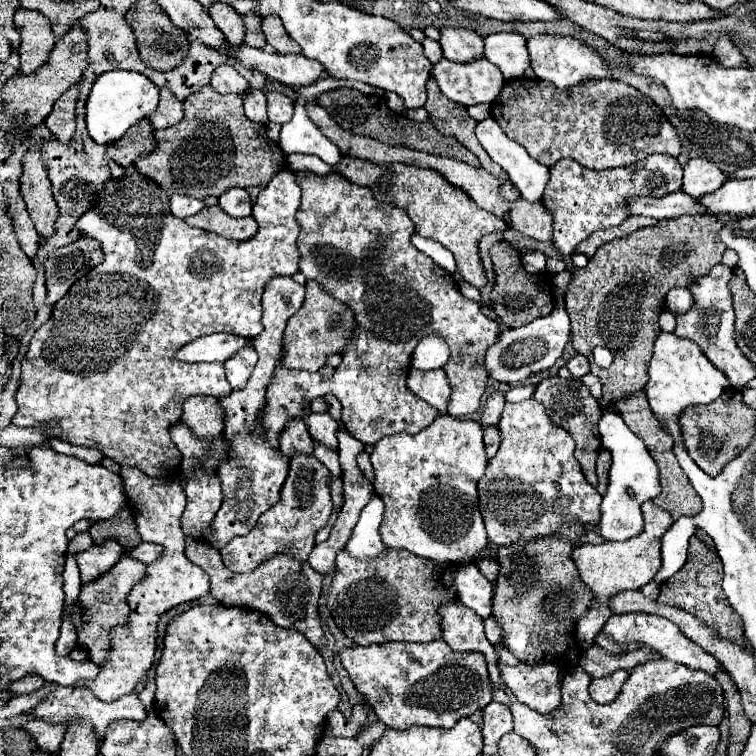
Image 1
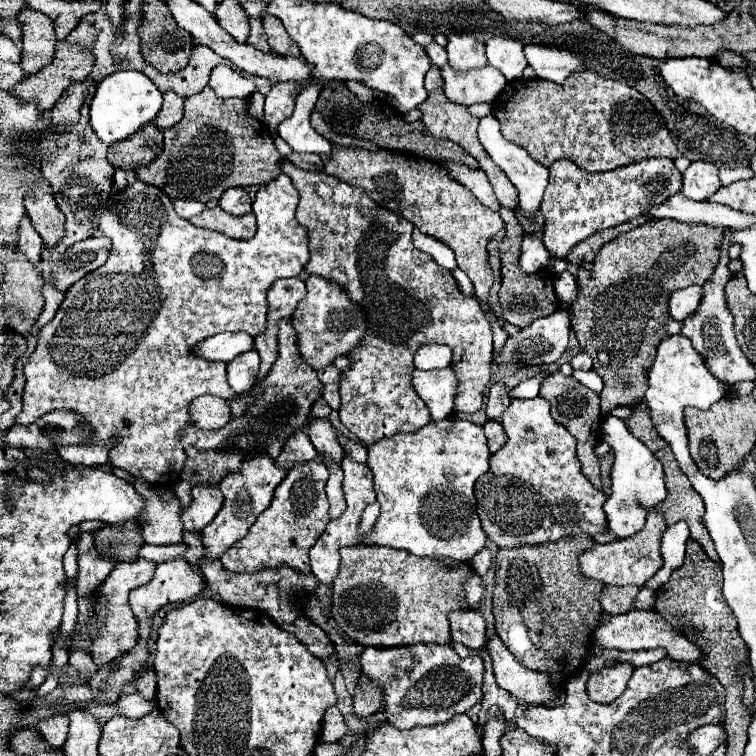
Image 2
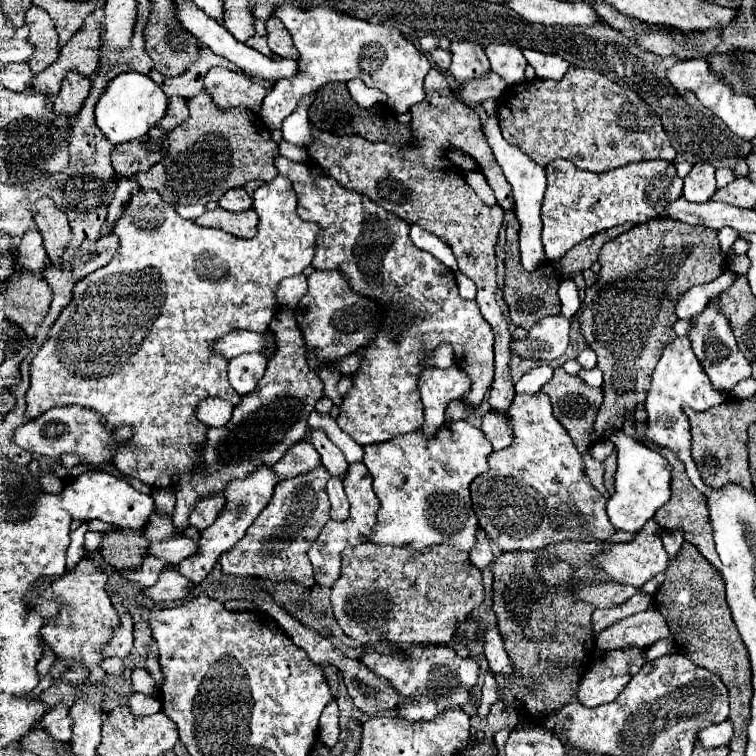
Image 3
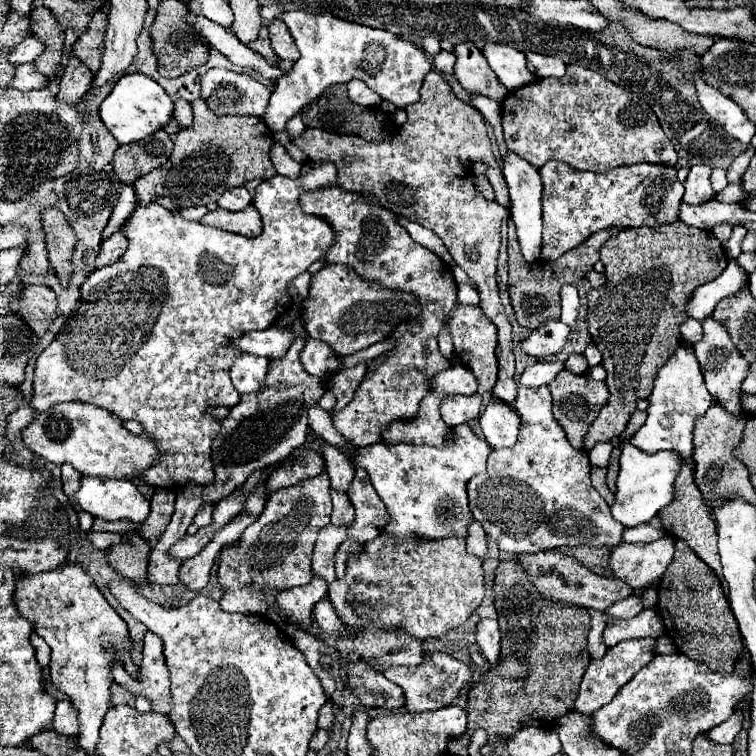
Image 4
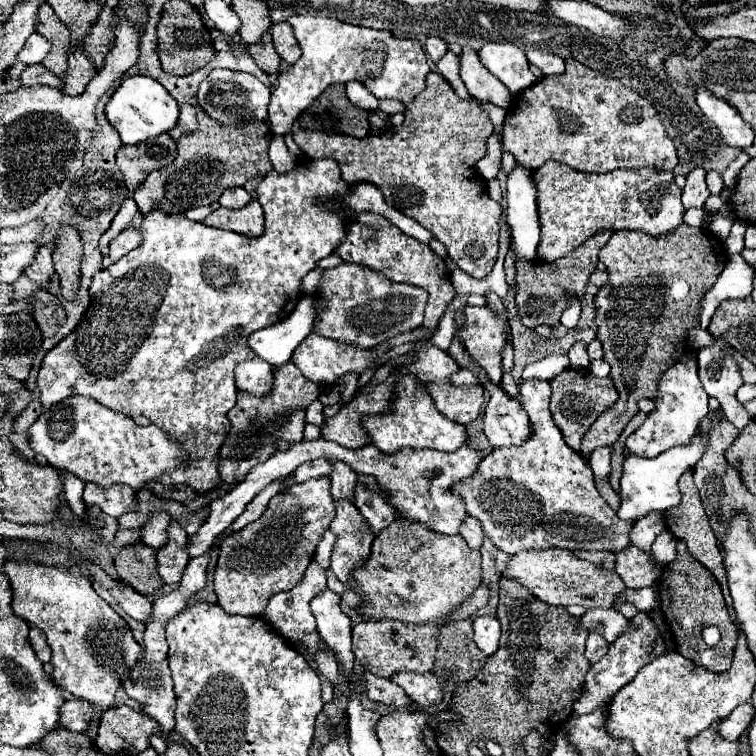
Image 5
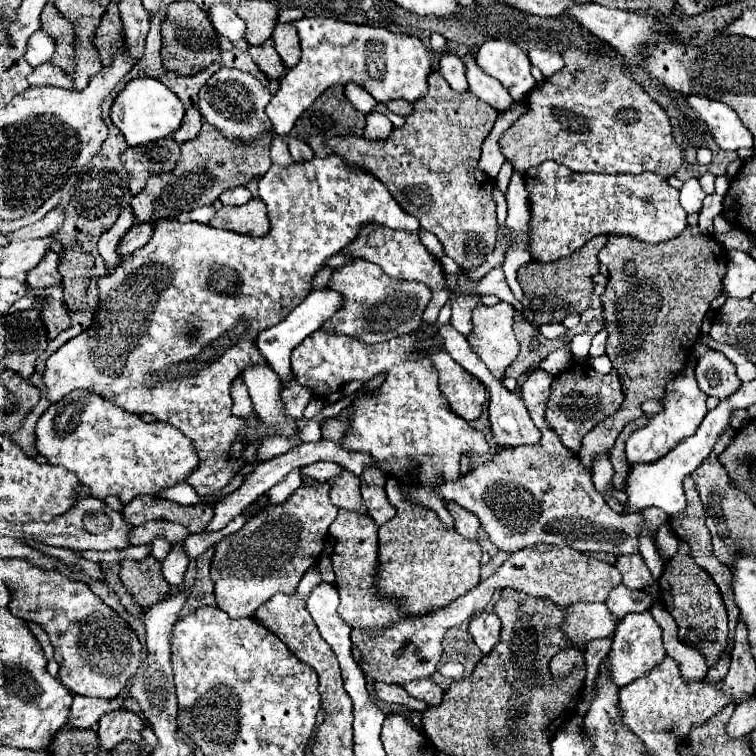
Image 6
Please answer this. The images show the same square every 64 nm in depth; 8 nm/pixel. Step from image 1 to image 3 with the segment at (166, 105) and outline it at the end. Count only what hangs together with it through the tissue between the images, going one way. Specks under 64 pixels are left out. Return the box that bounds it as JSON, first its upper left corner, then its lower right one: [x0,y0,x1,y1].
[158,96,188,132]

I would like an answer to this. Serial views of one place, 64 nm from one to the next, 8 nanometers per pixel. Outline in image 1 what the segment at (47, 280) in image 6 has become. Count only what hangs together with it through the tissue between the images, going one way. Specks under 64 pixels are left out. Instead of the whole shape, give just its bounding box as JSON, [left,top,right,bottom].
[14,210,40,258]

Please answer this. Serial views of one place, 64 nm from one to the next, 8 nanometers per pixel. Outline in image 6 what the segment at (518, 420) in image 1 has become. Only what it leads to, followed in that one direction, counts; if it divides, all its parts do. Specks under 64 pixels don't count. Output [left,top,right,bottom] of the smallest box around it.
[436,370,644,556]

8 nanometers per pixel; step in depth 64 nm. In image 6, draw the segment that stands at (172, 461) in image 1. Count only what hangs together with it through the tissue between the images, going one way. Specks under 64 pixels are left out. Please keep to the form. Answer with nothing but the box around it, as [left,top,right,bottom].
[42,156,420,498]

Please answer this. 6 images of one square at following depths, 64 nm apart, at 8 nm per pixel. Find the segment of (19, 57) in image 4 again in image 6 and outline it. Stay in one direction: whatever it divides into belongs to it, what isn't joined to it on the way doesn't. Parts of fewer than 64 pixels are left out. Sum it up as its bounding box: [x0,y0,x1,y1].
[24,30,54,66]

